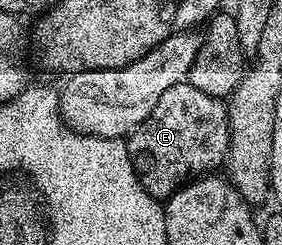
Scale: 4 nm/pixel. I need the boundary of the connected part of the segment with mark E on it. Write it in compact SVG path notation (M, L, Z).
M189 81L180 85L172 85L172 89L166 90L164 97L160 97L160 101L156 101L156 109L152 109L150 116L135 131L131 131L125 140L138 179L146 187L146 192L159 201L169 199L191 177L202 177L221 168L226 162L229 143L227 104L208 93L200 93Z

